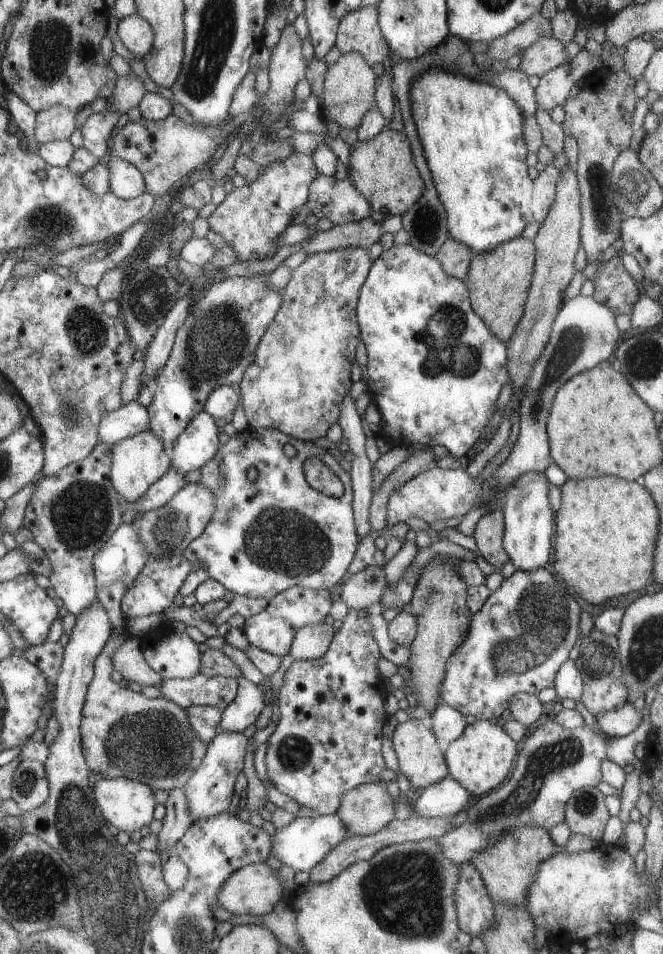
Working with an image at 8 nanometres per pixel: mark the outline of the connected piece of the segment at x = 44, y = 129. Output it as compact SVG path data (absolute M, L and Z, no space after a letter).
M55 105L38 112L36 138L38 144L51 141L66 141L77 130L77 109Z

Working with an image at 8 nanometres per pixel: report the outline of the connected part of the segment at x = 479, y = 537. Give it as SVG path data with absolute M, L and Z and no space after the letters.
M491 509L483 514L477 520L472 534L478 553L489 565L494 566L495 571L499 571L509 558L504 551L503 534L504 514L502 509Z

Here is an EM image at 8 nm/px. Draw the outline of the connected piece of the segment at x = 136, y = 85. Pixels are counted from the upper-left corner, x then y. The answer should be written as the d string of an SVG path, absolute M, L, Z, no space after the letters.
M133 72L125 76L117 76L115 90L107 99L107 109L119 109L123 113L128 113L140 106L146 94L143 82Z

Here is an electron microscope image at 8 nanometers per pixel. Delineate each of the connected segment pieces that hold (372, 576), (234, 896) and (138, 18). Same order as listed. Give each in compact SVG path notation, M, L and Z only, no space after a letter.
M373 563L367 565L366 567L362 568L362 570L351 575L348 579L343 579L341 583L342 586L341 590L339 590L339 601L342 601L346 605L348 610L349 608L365 610L369 606L371 606L373 602L380 602L381 593L387 586L382 567L378 567Z
M251 863L240 868L227 879L218 892L218 900L222 908L235 915L261 916L272 912L276 902L281 898L281 890L283 890L281 882L266 863Z
M139 13L121 19L118 25L119 39L123 46L138 57L144 59L152 52L156 30Z

